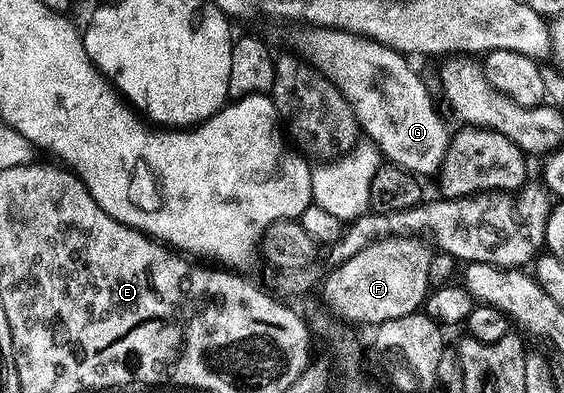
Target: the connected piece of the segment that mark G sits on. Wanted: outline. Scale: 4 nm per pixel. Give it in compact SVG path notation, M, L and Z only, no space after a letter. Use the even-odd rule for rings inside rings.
M292 25L295 26L283 37L291 48L288 50L300 61L318 69L326 81L337 87L354 109L366 140L376 145L390 164L414 175L436 174L443 165L451 135L435 109L426 83L407 62L410 60L368 37L340 29L322 29L319 25Z

